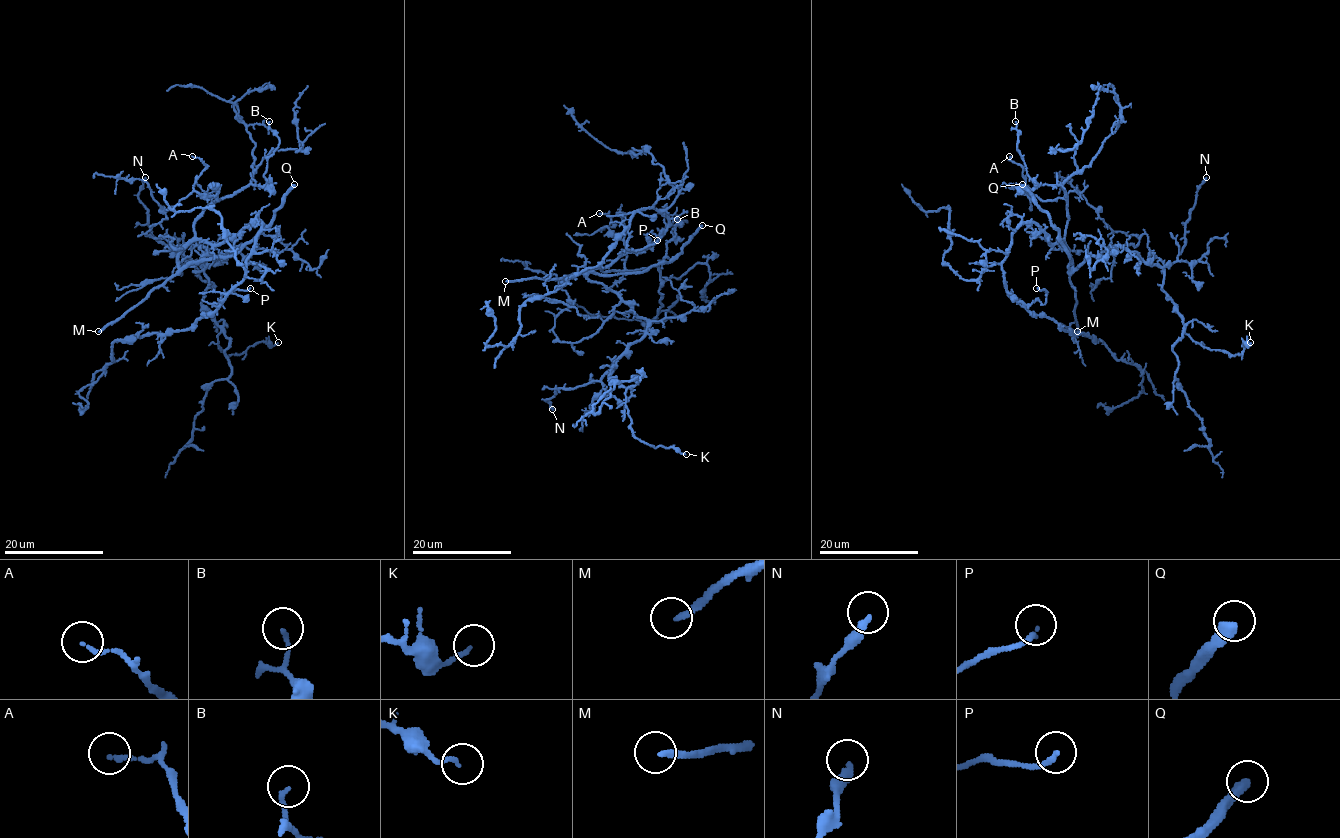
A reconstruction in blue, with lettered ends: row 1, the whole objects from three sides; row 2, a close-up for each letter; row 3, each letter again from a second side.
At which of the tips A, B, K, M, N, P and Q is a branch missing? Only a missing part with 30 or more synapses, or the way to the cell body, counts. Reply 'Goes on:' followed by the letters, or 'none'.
Goes on: M, Q

